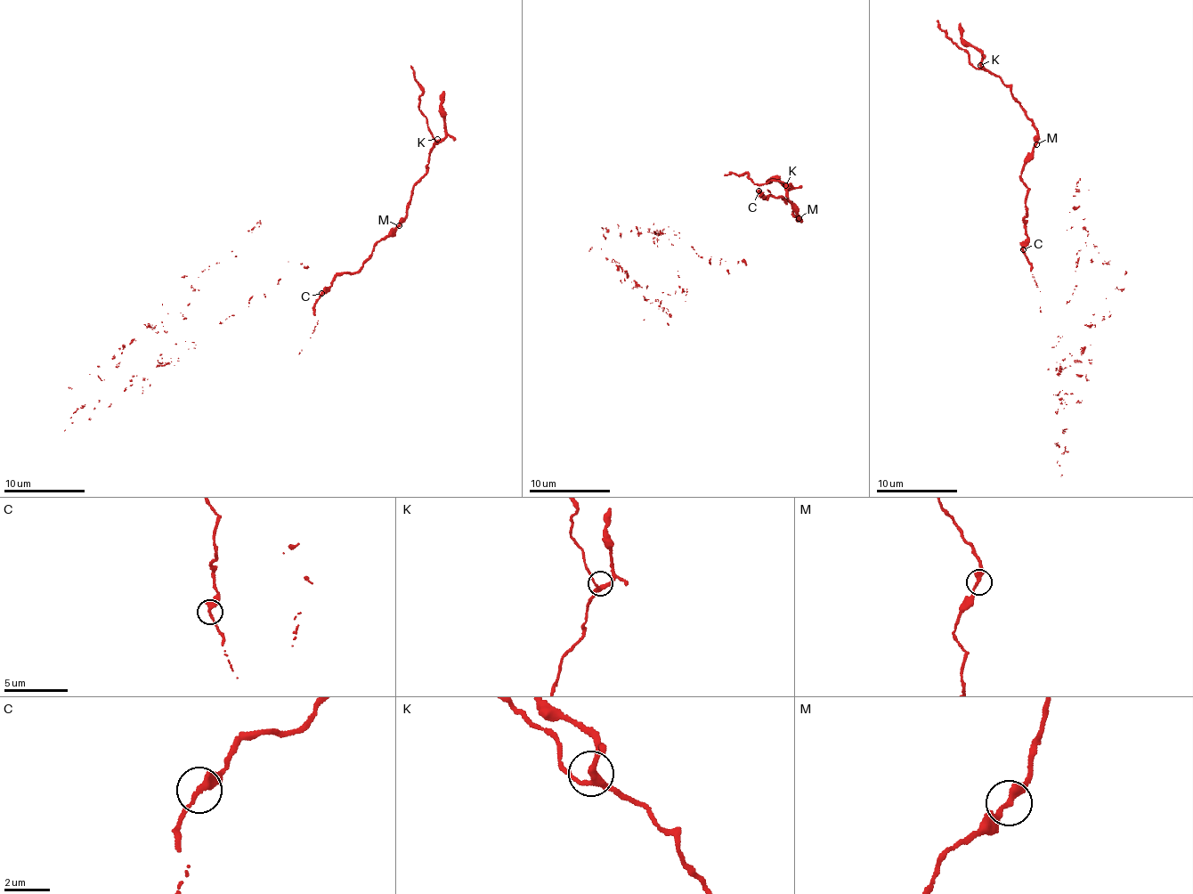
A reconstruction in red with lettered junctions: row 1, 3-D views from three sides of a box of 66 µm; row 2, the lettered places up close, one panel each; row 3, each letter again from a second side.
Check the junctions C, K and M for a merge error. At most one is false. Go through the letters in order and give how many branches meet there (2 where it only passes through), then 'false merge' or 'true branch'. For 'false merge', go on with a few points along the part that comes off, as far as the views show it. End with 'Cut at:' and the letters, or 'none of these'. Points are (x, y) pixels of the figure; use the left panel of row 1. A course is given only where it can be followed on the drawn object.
C: 2 | true branch
K: 3 | true branch
M: 2 | true branch
Cut at: none of these

